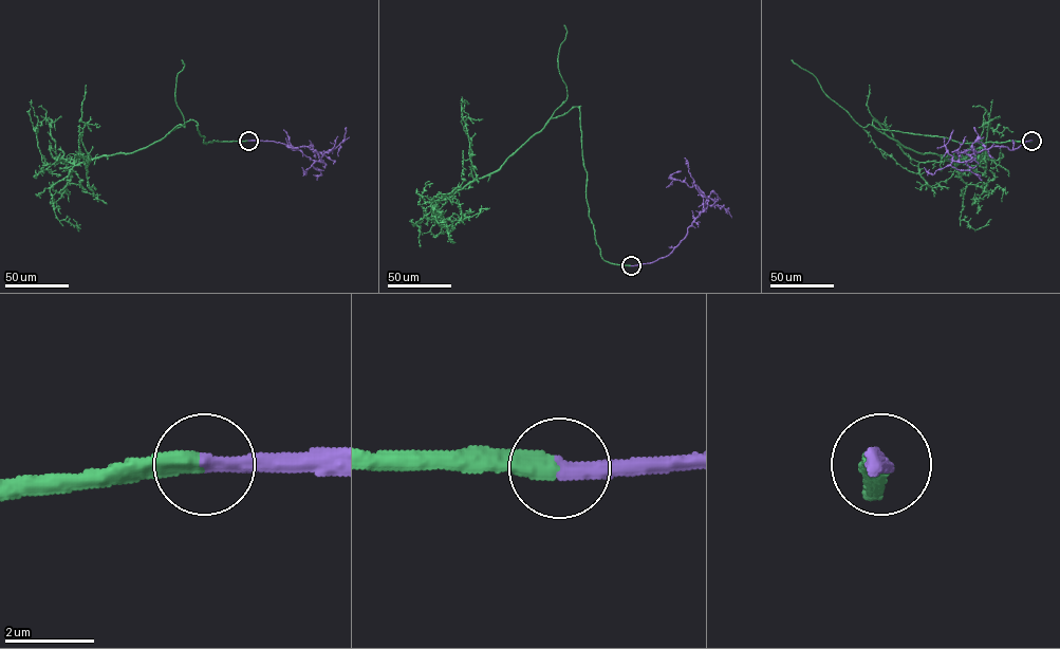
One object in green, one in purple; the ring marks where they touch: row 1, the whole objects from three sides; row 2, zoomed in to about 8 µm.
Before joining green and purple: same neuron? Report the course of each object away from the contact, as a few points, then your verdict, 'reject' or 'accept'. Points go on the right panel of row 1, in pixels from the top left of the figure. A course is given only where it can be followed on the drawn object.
course green (1031, 141), (961, 143), (873, 119), (955, 164), (960, 220), (991, 219); course purple (1031, 141), (1011, 150), (992, 146), (970, 155), (971, 161), (960, 162), (946, 148), (953, 129); accept

